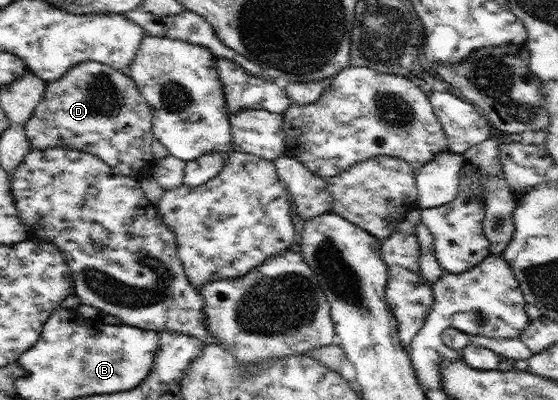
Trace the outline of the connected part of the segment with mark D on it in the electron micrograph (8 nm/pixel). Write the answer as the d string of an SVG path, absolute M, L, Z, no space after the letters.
M95 61L76 64L59 80L46 81L45 95L34 109L31 119L25 124L27 139L33 149L68 148L90 152L105 162L111 172L143 179L155 176L157 160L151 153L151 142L154 140L152 128L152 109L136 87L135 81L121 70L108 64Z

